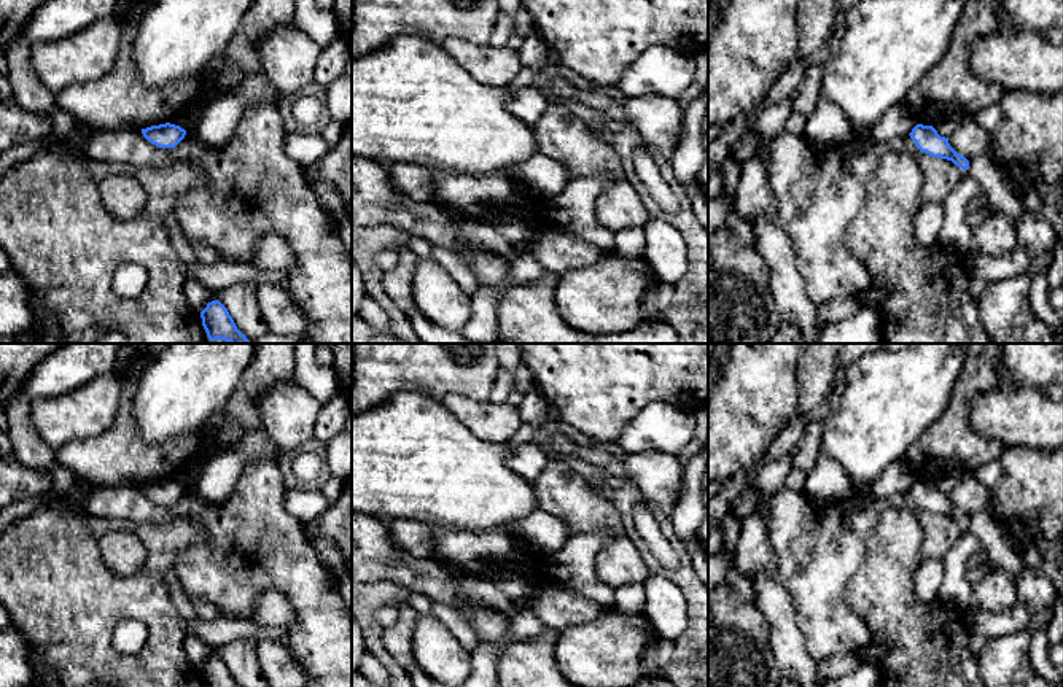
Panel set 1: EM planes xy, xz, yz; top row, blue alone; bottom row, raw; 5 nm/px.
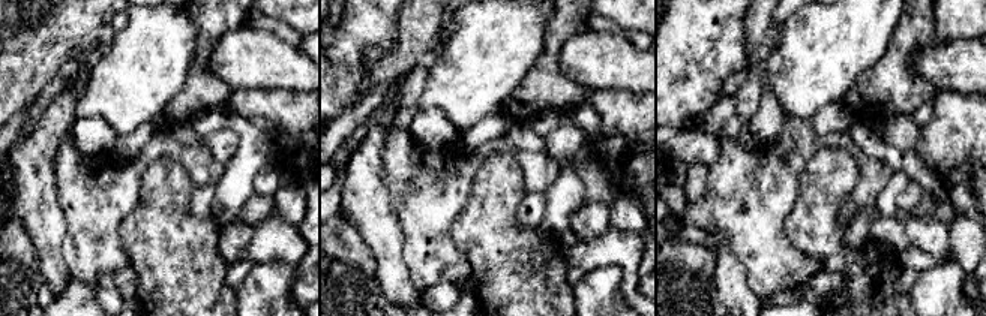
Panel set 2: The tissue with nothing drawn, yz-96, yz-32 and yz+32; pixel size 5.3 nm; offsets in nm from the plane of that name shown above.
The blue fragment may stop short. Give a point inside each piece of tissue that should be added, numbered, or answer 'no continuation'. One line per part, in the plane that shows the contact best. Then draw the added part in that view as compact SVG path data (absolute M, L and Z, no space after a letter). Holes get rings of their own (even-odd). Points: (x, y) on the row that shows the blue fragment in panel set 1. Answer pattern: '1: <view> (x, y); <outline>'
no continuation

